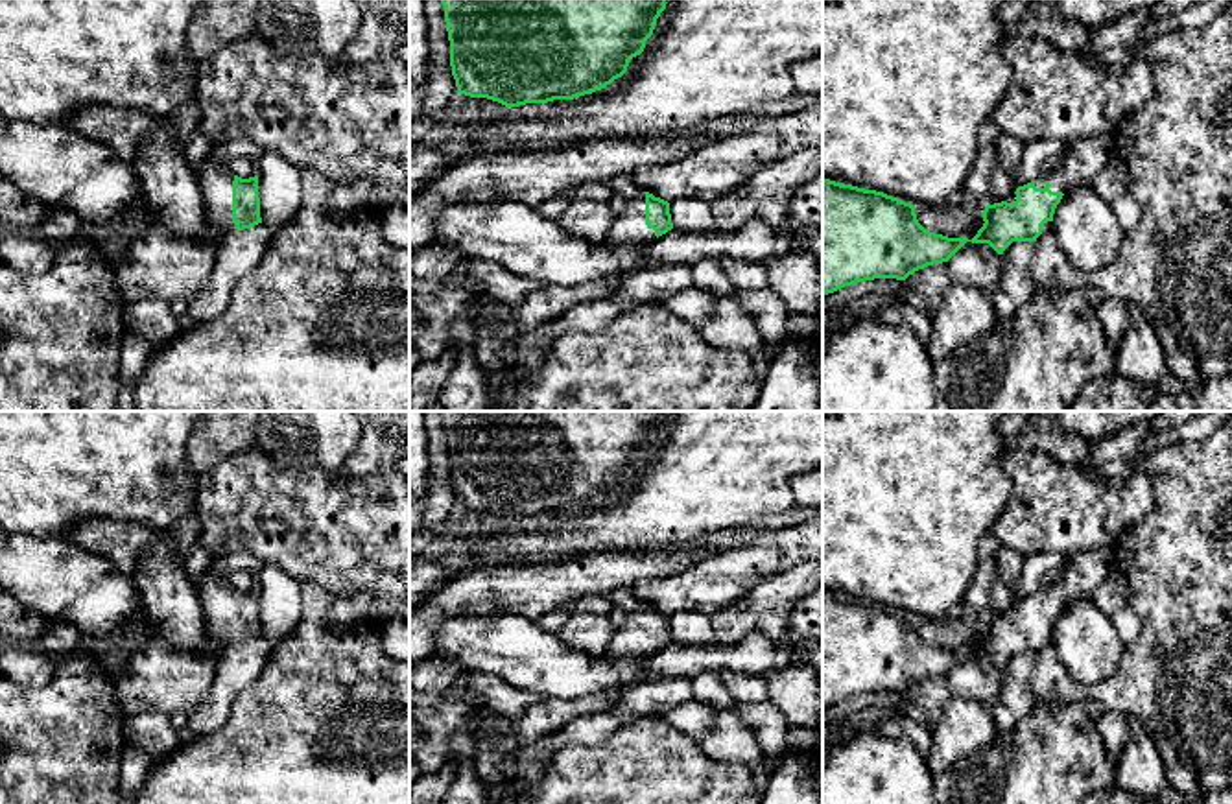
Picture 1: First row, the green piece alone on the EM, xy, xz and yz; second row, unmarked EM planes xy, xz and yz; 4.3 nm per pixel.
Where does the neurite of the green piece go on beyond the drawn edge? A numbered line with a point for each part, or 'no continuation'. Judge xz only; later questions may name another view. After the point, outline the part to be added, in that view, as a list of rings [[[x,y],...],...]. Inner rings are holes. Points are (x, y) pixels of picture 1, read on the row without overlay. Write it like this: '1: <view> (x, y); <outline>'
1: xz (629, 642); [[[646,605],[631,614],[627,621],[618,627],[607,645],[605,656],[610,662],[620,660],[646,660],[655,653],[655,644],[646,638]]]

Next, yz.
1: yz (1083, 570); [[[1101,546],[1092,551],[1068,553],[1066,562],[1057,570],[1059,577],[1035,592],[1035,599],[1044,601],[1048,597],[1051,605],[1066,607],[1107,581],[1114,570],[1112,548]]]

